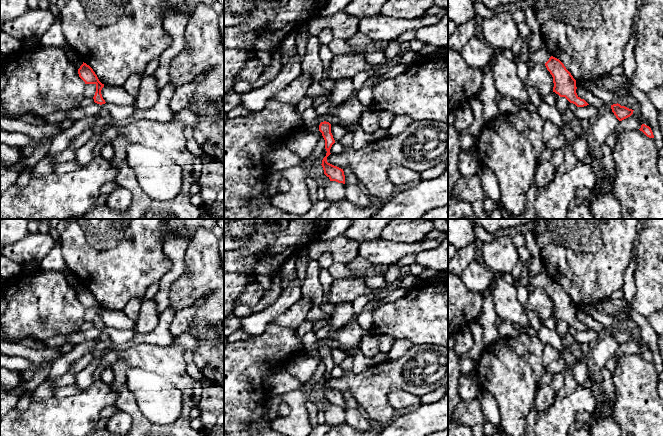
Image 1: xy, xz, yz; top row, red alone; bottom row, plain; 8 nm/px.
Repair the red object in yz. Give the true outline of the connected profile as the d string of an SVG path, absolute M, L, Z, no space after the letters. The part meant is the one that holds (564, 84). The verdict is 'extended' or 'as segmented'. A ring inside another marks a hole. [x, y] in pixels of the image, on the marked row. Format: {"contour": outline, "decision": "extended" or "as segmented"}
{"contour": "M551 56L545 63L545 66L553 77L553 92L560 97L565 97L570 103L575 104L577 107L589 105L584 99L581 99L577 95L576 80L559 59Z", "decision": "as segmented"}

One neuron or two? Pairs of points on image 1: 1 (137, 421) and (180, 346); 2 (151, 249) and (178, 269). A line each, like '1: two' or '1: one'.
1: one
2: two

